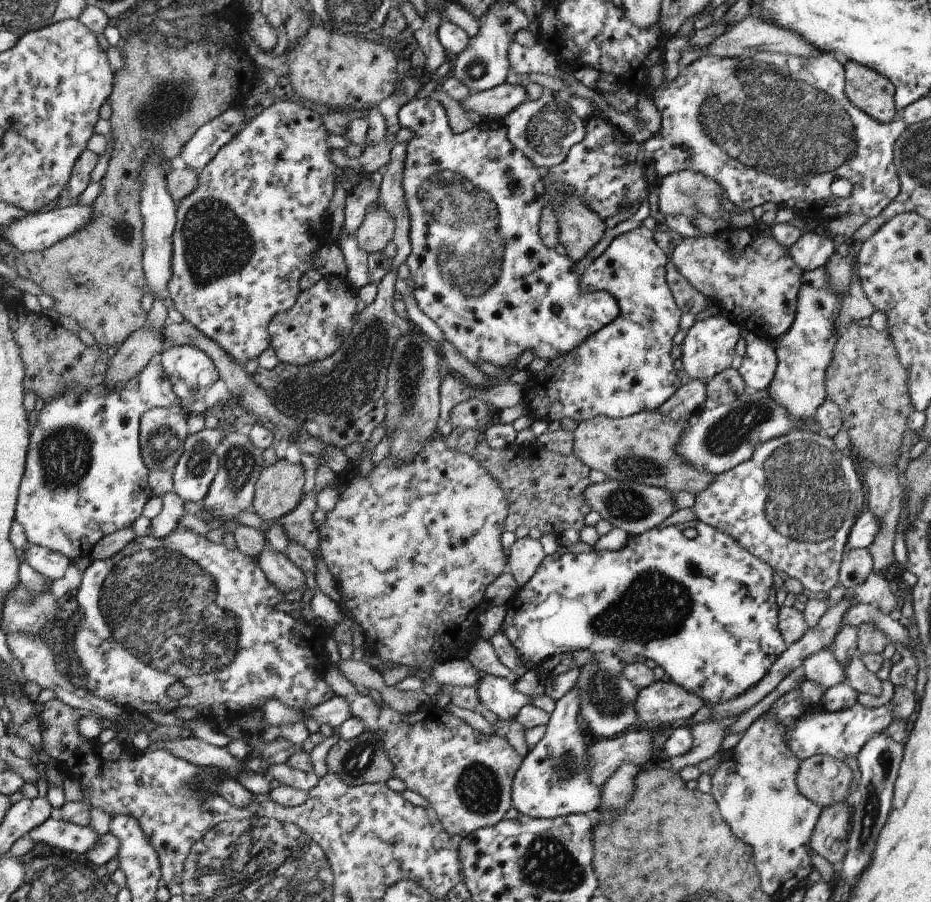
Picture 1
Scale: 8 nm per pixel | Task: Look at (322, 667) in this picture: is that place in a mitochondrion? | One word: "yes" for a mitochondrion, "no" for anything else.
no

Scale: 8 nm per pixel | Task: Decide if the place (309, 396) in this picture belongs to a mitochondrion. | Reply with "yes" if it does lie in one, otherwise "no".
yes

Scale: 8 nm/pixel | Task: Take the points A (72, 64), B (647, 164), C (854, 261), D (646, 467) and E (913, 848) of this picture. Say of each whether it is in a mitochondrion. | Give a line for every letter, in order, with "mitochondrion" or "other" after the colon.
A: other
B: other
C: other
D: mitochondrion
E: other

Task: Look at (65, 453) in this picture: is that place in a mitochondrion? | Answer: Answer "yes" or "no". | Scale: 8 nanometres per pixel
yes

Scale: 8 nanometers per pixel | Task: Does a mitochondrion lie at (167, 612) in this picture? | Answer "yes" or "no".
yes

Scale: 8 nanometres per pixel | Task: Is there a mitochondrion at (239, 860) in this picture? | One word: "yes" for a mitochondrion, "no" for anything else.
yes

